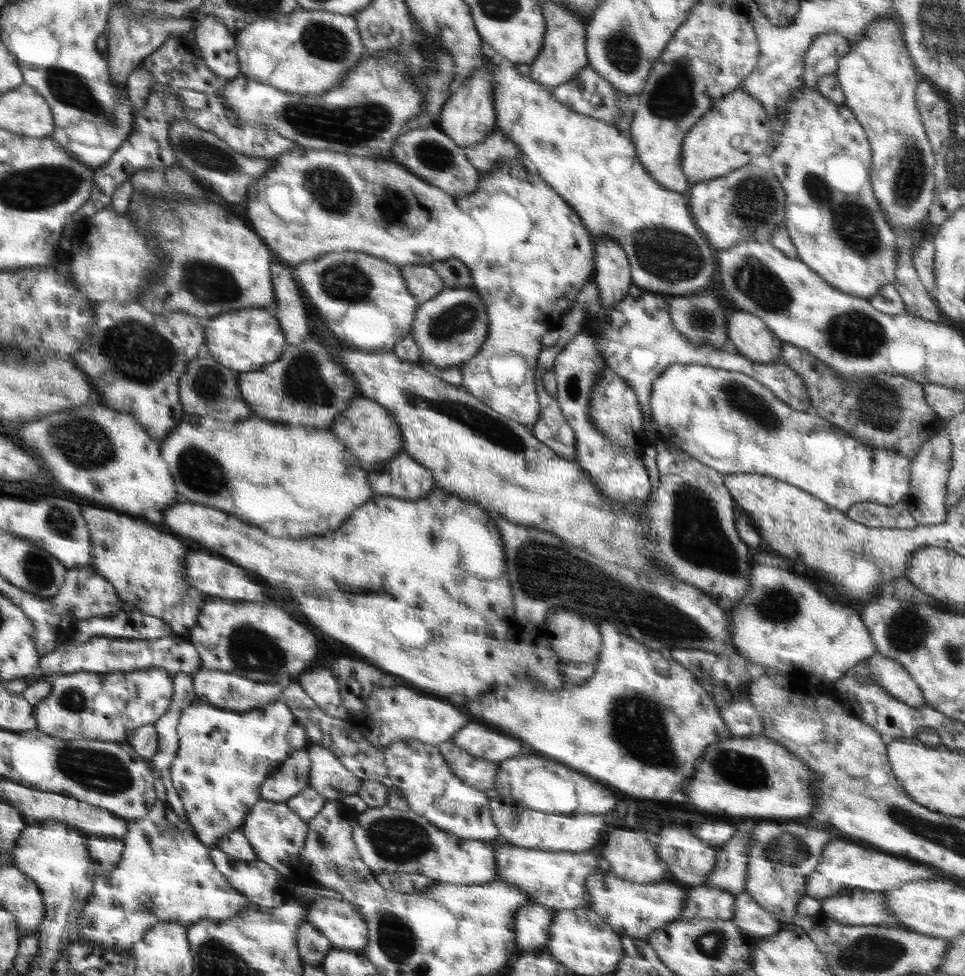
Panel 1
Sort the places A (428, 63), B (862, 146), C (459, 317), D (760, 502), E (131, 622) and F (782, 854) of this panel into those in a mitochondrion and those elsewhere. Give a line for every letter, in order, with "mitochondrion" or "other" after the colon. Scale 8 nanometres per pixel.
A: mitochondrion
B: other
C: mitochondrion
D: other
E: other
F: mitochondrion

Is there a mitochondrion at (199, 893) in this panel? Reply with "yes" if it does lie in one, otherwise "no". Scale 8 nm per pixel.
no

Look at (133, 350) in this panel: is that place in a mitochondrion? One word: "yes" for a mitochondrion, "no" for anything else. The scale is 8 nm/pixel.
yes

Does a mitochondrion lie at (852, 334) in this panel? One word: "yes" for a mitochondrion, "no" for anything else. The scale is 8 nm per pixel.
yes

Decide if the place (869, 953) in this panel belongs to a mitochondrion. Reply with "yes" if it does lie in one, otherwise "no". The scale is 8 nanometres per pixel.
yes

